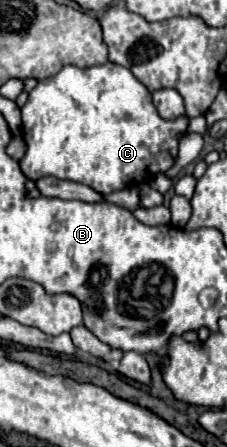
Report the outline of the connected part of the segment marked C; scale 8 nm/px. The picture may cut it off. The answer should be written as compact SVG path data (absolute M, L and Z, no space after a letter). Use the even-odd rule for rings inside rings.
M112 62L90 68L64 66L58 74L40 80L28 94L28 102L22 108L22 136L26 142L26 154L20 160L20 170L30 180L54 176L60 180L86 184L100 194L110 194L142 182L142 174L148 178L150 174L158 174L174 166L178 160L178 140L186 134L186 128L186 116L176 120L160 118L148 88L140 84L128 68Z

